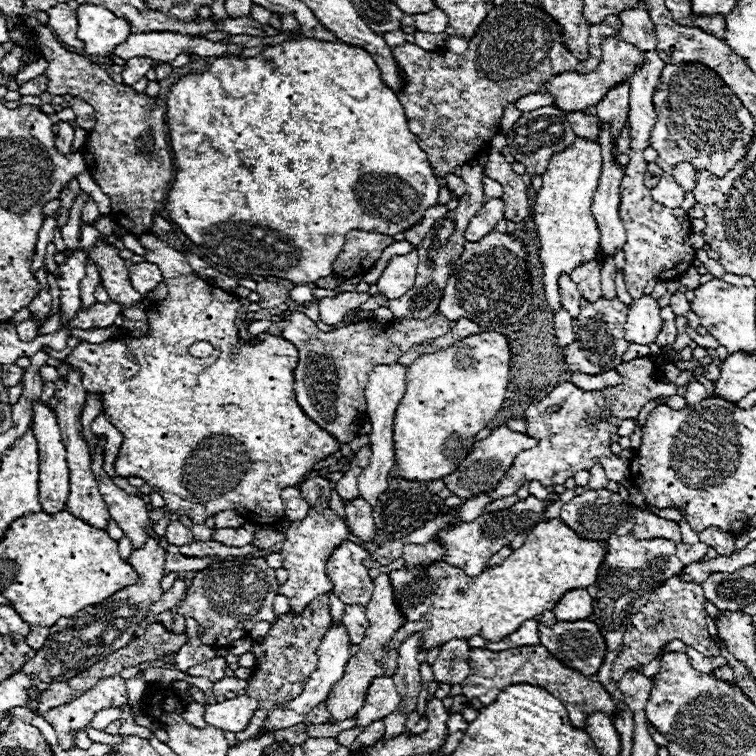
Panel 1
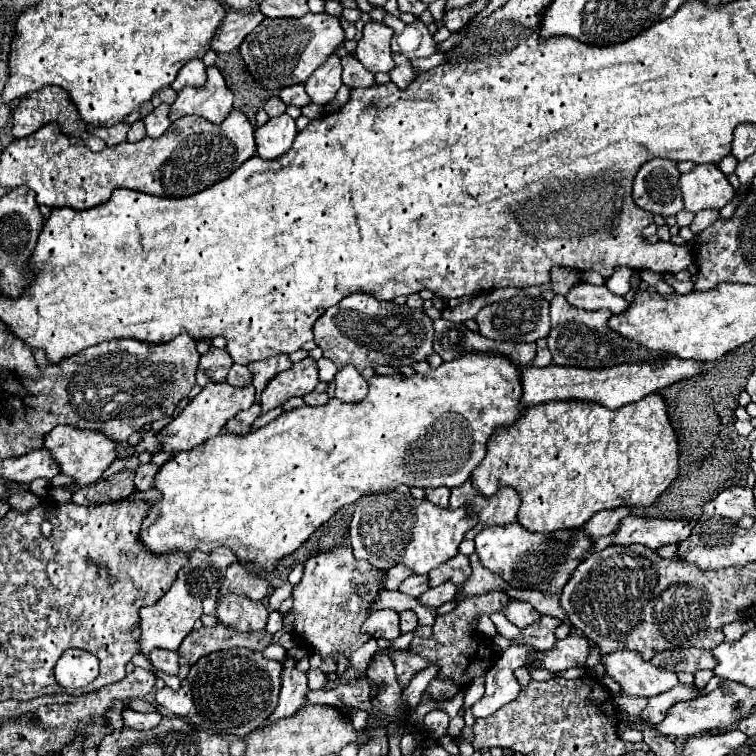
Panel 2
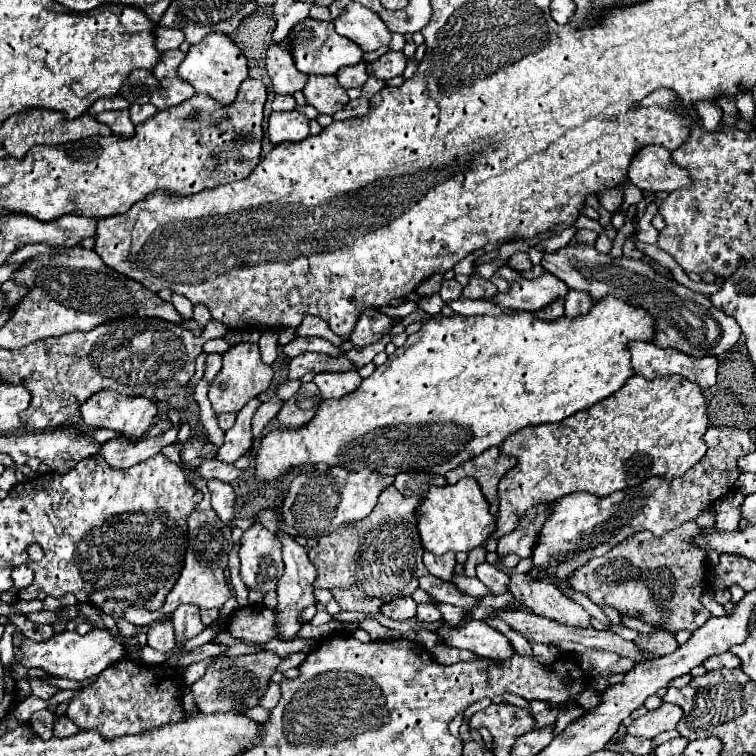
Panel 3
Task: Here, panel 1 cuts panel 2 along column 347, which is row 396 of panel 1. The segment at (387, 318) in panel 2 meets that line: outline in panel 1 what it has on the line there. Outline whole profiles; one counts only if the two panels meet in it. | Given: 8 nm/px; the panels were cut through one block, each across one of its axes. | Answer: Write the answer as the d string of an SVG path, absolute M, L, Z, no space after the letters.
M292 312L286 322L274 322L268 332L256 336L260 342L266 334L290 340L298 348L298 366L294 370L296 400L304 412L326 432L334 434L338 442L352 442L358 436L360 422L366 416L364 390L368 376L378 364L394 364L414 344L434 340L450 332L450 320L442 314L432 314L426 320L402 320L402 322L376 322L372 318L352 326L340 326L332 332L322 332L302 312Z

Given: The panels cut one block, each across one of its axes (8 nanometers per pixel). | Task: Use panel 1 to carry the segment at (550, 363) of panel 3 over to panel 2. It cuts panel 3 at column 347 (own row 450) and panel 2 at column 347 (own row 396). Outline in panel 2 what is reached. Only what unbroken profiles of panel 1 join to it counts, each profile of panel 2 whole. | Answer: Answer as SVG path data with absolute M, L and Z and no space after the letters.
M468 352L460 358L454 358L452 362L442 362L438 368L430 370L430 374L422 376L422 374L414 374L414 376L382 376L382 374L374 374L368 380L368 394L364 400L356 402L356 404L344 404L338 398L330 398L324 406L300 406L296 410L290 412L282 412L278 418L274 418L270 424L252 430L248 434L218 434L210 440L206 440L202 446L186 450L186 452L178 452L172 456L172 460L168 460L160 472L156 474L156 484L154 488L162 492L162 500L152 502L152 508L142 524L142 532L140 532L140 540L144 540L144 546L150 552L156 554L166 554L172 550L184 550L184 552L192 552L194 548L202 550L202 552L210 552L214 548L220 546L228 546L242 564L246 564L248 568L258 568L264 576L270 576L270 572L276 568L276 564L292 554L296 548L300 548L304 544L304 540L308 540L308 536L320 526L324 524L338 508L348 506L358 502L362 496L366 494L374 494L374 492L386 492L386 490L394 490L400 484L406 486L418 486L418 488L438 488L438 486L460 486L464 484L472 470L480 464L480 460L486 456L486 444L490 440L490 436L494 434L496 428L506 428L512 426L524 412L526 408L522 408L520 398L522 398L522 376L520 376L520 366L506 358L504 354L496 354L496 352Z

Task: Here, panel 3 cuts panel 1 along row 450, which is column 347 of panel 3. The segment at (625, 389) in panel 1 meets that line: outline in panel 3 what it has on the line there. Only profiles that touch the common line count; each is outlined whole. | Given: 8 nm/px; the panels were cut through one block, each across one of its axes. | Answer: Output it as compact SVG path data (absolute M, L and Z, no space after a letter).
M390 486L378 496L366 520L346 524L320 538L318 546L308 552L318 572L314 586L330 590L346 612L378 612L382 604L410 596L418 588L418 580L428 574L422 564L424 548L416 526L420 502L422 496L404 496Z

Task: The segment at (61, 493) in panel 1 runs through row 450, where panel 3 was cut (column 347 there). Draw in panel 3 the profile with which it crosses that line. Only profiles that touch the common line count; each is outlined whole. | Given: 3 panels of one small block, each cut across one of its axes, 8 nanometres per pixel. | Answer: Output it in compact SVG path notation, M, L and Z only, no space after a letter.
M304 18L300 24L292 28L290 36L292 36L290 46L294 50L296 68L304 74L336 74L342 66L360 64L364 60L364 52L352 40L336 34L332 22Z

